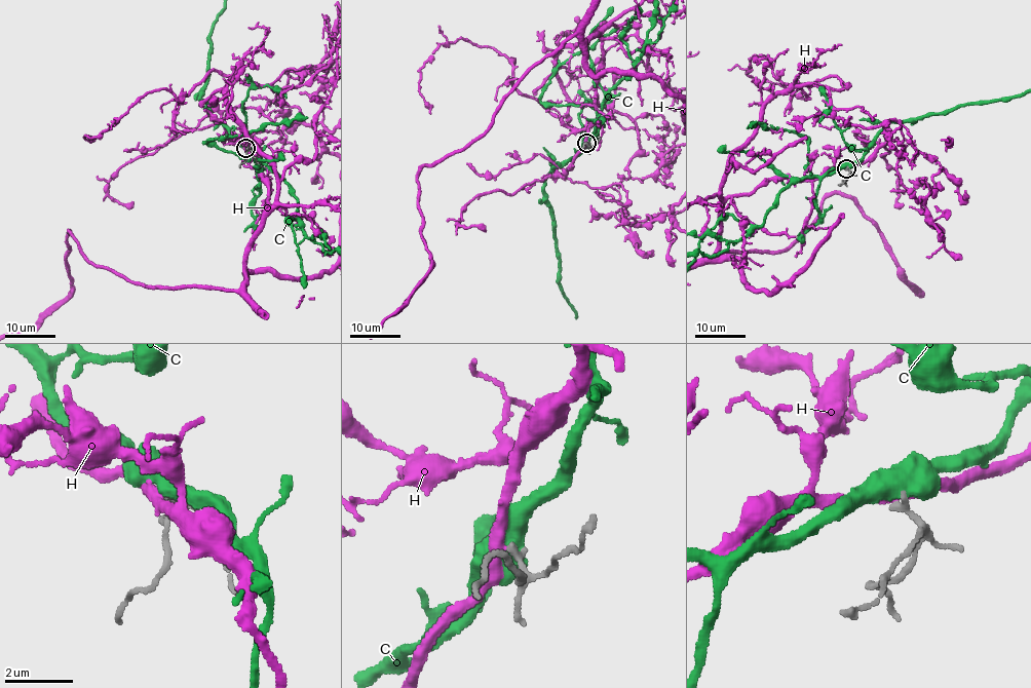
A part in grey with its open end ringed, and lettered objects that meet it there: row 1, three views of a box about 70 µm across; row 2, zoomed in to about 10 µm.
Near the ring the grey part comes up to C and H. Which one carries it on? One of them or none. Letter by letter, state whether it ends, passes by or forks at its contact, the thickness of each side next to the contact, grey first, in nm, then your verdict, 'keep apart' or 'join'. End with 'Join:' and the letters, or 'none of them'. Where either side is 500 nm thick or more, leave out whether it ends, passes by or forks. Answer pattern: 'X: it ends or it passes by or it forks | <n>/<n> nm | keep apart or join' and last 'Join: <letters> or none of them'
C: 220/550 nm | keep apart
H: it passes by | 170/360 nm | join
Join: H

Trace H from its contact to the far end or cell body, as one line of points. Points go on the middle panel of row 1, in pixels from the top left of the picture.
H: (586, 143), (597, 35), (583, 47), (568, 36), (492, 124), (421, 167), (431, 267)

